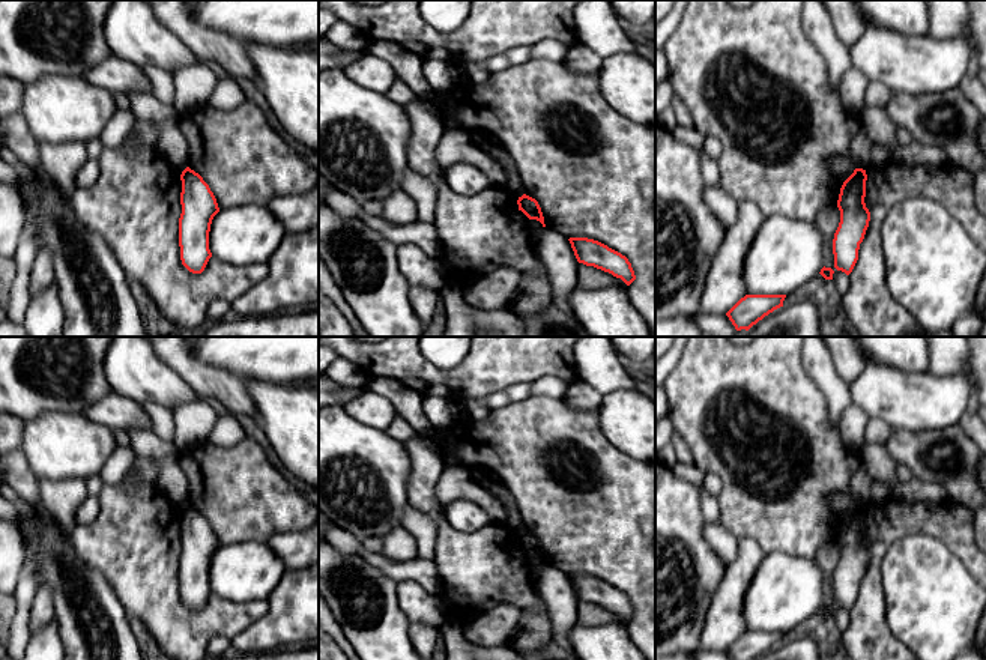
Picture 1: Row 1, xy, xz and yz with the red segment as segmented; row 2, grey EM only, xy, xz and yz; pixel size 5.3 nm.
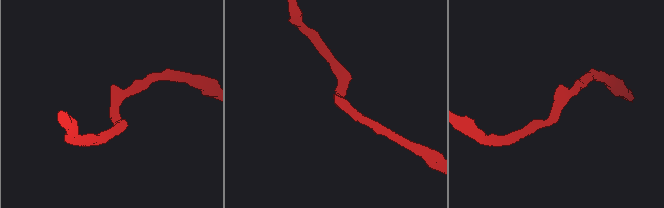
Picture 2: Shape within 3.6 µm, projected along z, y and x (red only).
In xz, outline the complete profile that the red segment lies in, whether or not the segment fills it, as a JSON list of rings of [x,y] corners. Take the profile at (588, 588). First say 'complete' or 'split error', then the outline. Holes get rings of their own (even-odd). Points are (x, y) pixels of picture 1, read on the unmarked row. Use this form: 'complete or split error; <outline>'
complete; [[[570,574],[568,577],[579,600],[609,609],[627,622],[636,616],[631,600],[621,589],[588,574]]]

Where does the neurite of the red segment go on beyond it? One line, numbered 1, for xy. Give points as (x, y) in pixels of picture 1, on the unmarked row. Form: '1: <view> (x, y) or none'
1: none

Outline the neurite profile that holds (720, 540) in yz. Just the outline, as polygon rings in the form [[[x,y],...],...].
[[[706,522],[703,535],[715,555],[729,567],[736,558],[738,538],[732,535],[720,522]]]

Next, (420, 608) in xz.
[[[403,580],[397,583],[398,606],[410,624],[425,624],[440,628],[449,612],[439,597],[428,594],[418,582]]]

